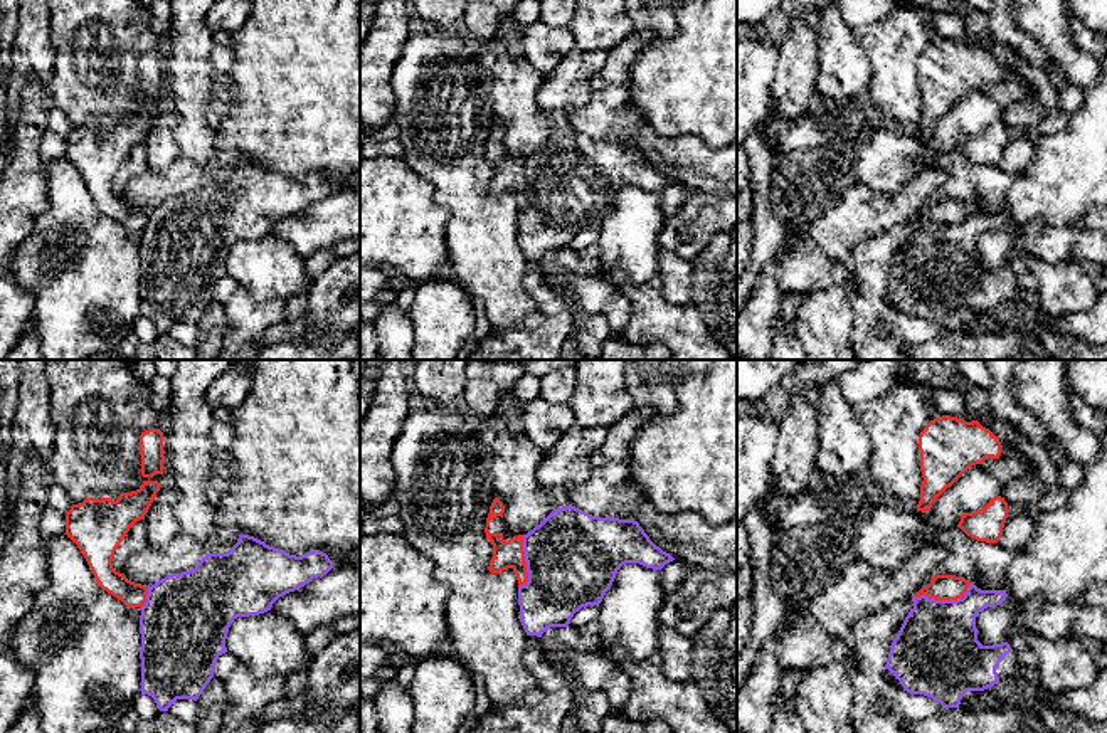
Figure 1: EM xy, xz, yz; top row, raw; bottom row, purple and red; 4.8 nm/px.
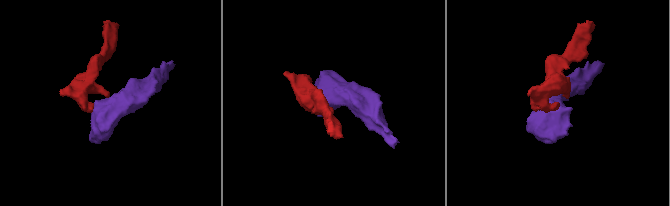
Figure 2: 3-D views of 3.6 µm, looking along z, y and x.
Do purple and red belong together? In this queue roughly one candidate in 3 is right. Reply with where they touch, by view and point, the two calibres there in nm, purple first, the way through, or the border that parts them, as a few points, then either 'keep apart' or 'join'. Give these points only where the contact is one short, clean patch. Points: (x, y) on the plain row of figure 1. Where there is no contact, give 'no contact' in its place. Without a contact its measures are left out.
contact yz (944, 224); calibres 400 and 130 nm; border yz (971, 207), (956, 222), (914, 219); keep apart

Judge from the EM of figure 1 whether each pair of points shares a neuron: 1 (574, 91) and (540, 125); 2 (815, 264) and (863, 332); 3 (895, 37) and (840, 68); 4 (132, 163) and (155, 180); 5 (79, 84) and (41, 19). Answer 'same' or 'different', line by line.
1: different
2: different
3: different
4: different
5: different

